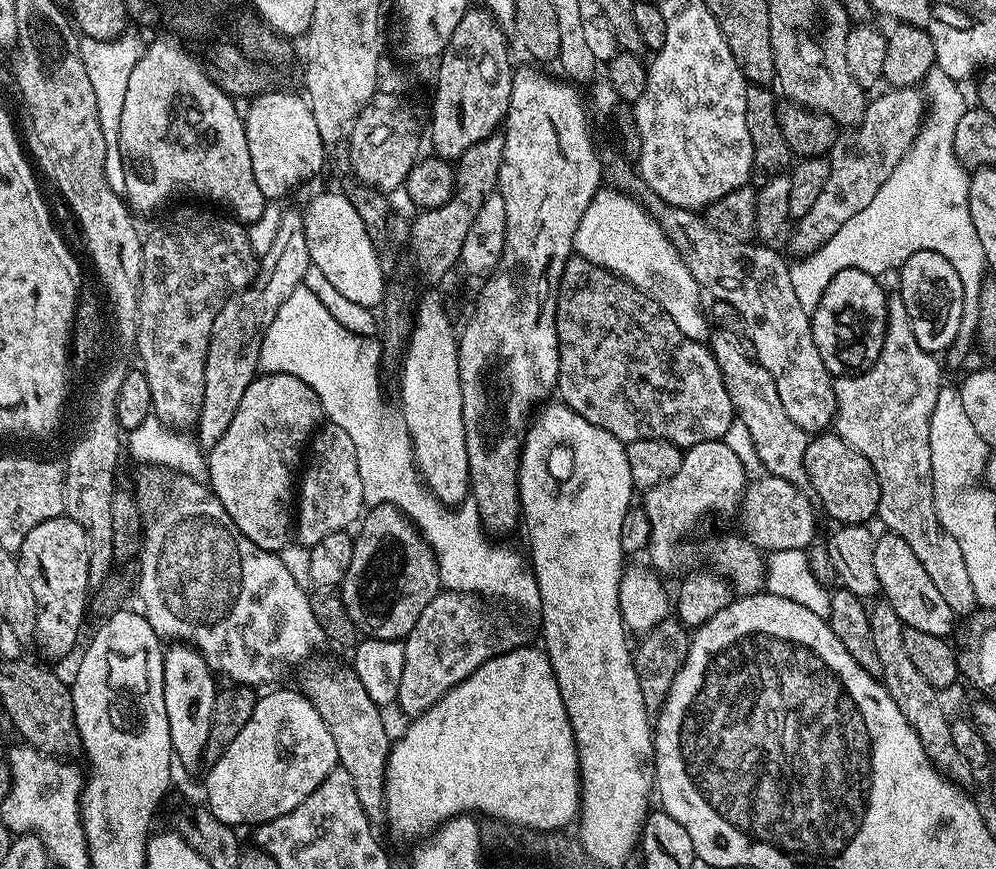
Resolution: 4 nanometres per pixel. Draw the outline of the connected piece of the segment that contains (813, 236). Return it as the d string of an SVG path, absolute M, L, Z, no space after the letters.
M913 86L910 88L892 88L887 90L881 96L876 96L867 101L864 116L860 119L860 123L855 125L851 130L844 130L837 135L832 151L828 153L826 159L828 165L830 166L830 178L826 178L826 186L822 186L822 194L818 194L818 199L814 201L814 206L810 206L810 210L804 216L799 217L795 221L796 229L792 232L792 248L797 253L797 257L803 258L808 255L808 253L813 252L816 248L821 248L823 244L832 237L835 232L842 230L842 226L846 222L850 222L850 218L854 218L854 214L858 214L863 208L868 205L870 198L874 198L874 194L878 194L878 190L882 186L882 182L886 182L886 178L890 178L890 174L894 174L894 166L898 166L898 162L902 162L902 158L906 154L906 150L910 150L910 146L914 142L914 138L920 133L920 125L926 115L926 97L919 87Z

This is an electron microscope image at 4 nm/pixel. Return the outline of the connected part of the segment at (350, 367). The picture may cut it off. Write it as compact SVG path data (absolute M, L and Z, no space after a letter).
M303 286L296 288L282 304L280 316L272 325L271 332L260 338L258 343L261 373L277 372L302 378L302 382L306 382L306 386L310 386L310 390L318 394L318 402L325 417L346 430L346 434L350 434L350 439L354 441L354 450L358 450L358 474L362 474L365 505L389 504L407 514L416 529L424 535L424 541L432 547L440 571L441 585L447 591L467 592L480 598L493 596L496 600L505 600L506 603L517 604L520 608L539 609L540 591L529 557L525 553L523 556L516 548L507 548L504 544L495 544L492 541L495 539L486 531L474 499L469 498L463 504L451 508L443 504L420 477L420 469L416 466L416 455L412 449L412 438L408 433L408 423L395 407L392 409L385 404L380 390L382 369L377 365L379 352L376 344L369 343L369 340L360 340L360 337L349 336L329 319L328 312L324 310L324 302L318 294Z

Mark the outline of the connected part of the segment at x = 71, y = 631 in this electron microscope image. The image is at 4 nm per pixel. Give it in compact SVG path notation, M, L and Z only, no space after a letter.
M69 516L50 518L26 534L18 559L37 600L35 643L40 643L41 650L48 656L64 656L75 646L84 624L84 611L88 608L90 550L86 534Z

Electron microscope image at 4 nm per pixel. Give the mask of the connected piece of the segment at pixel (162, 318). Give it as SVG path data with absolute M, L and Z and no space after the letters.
M180 208L142 240L142 282L134 348L144 359L142 370L150 382L156 419L177 430L191 429L202 410L204 363L216 312L231 294L247 287L256 276L258 257L248 241L245 225L224 216L200 208Z

